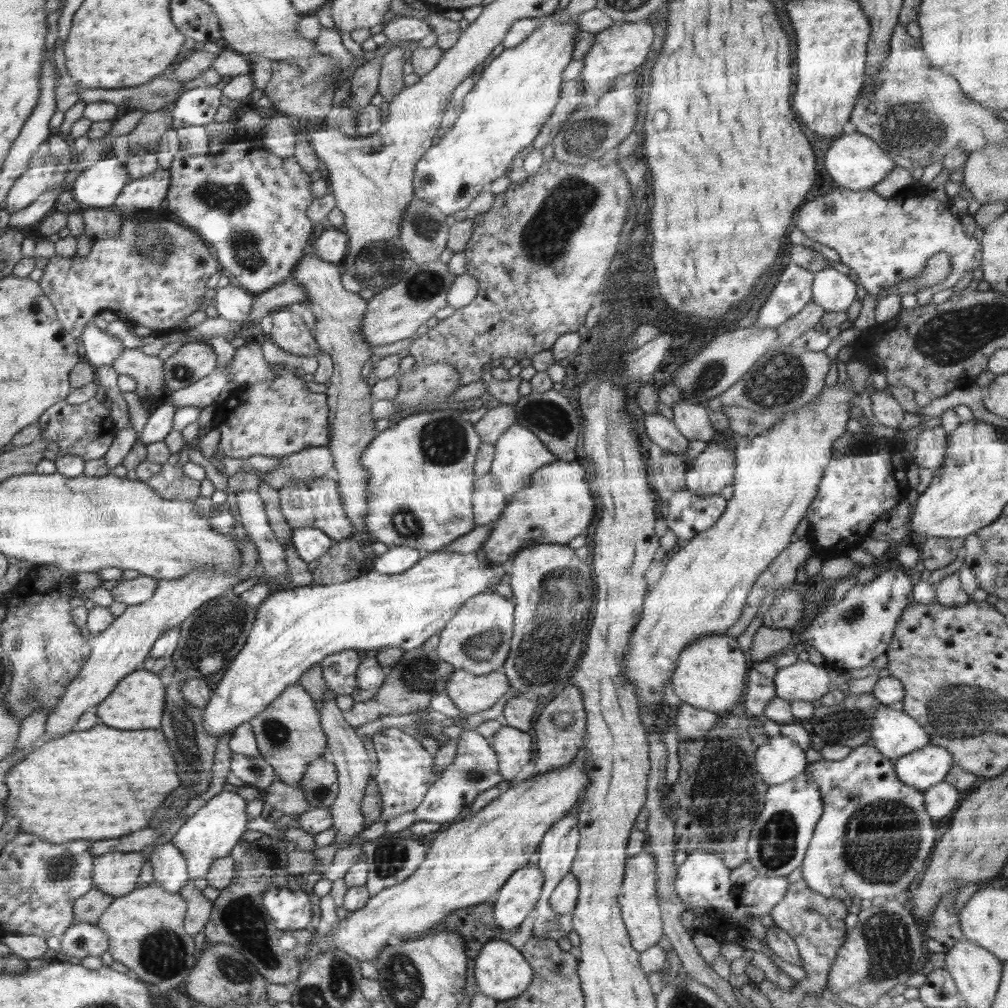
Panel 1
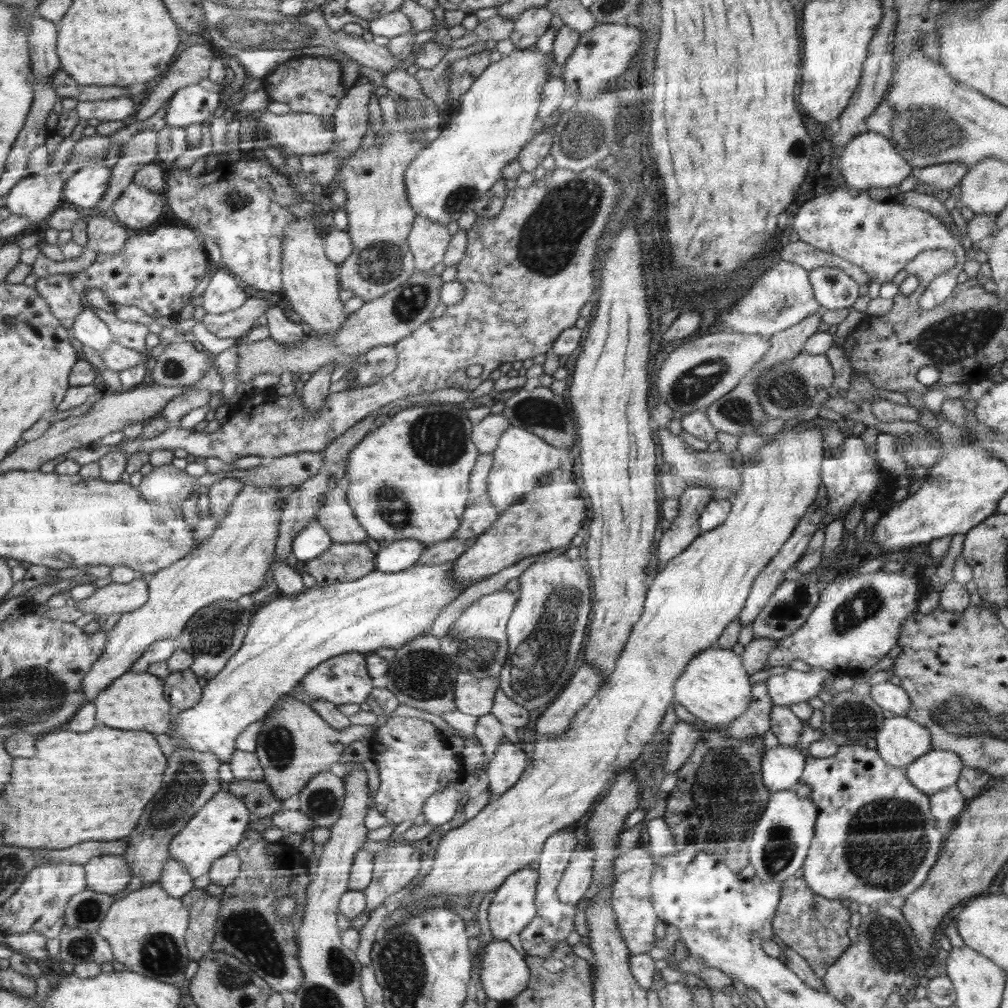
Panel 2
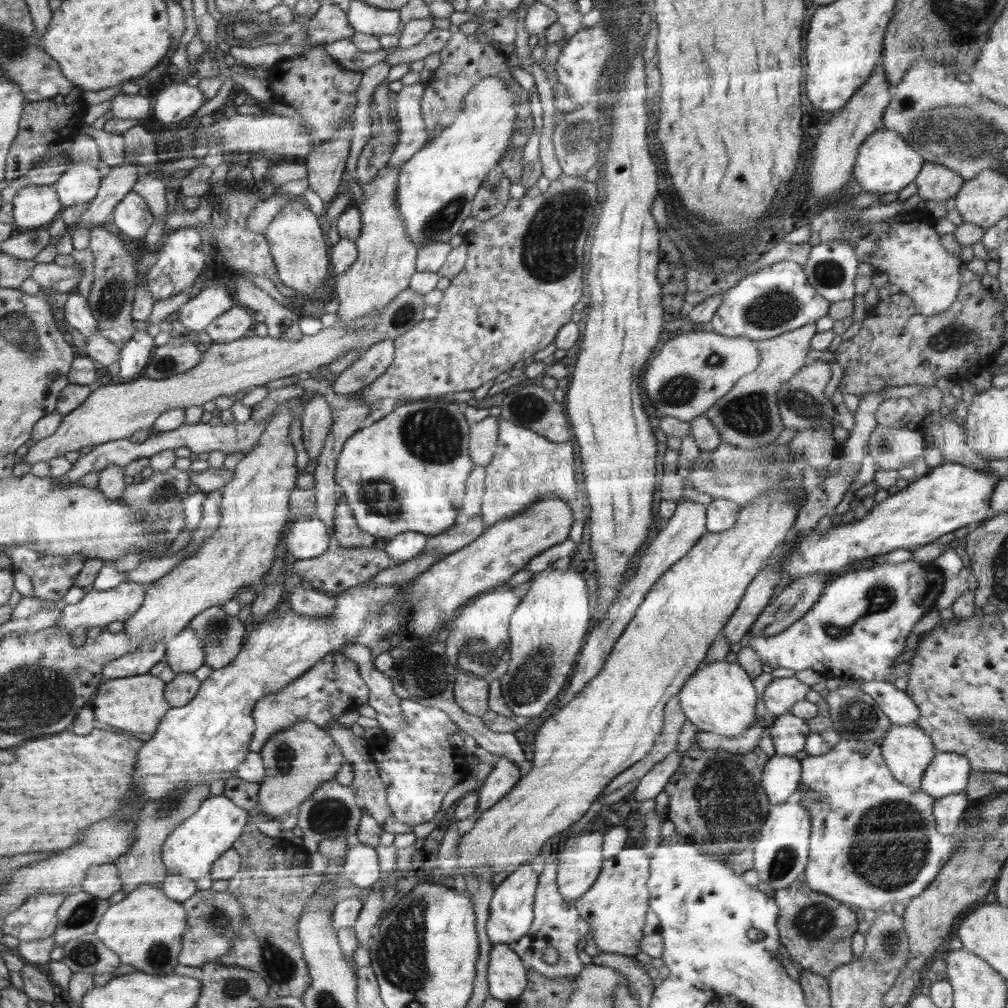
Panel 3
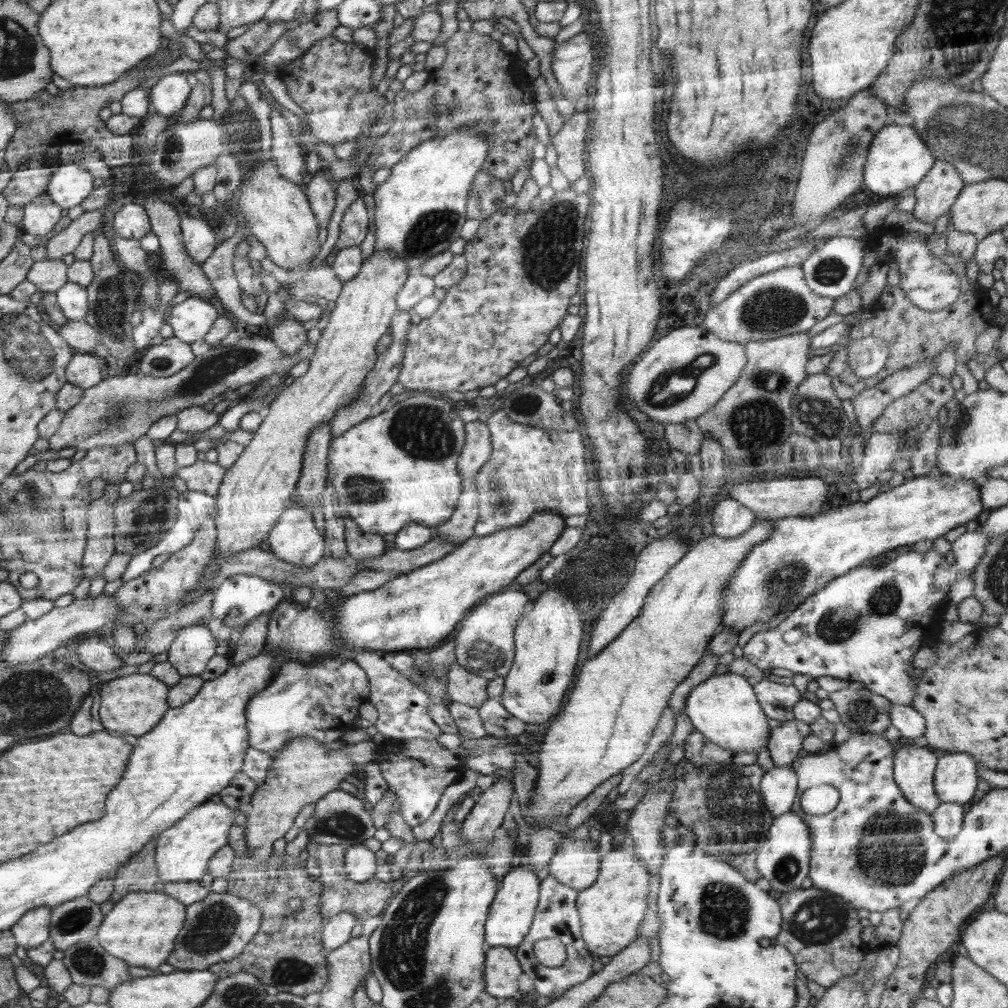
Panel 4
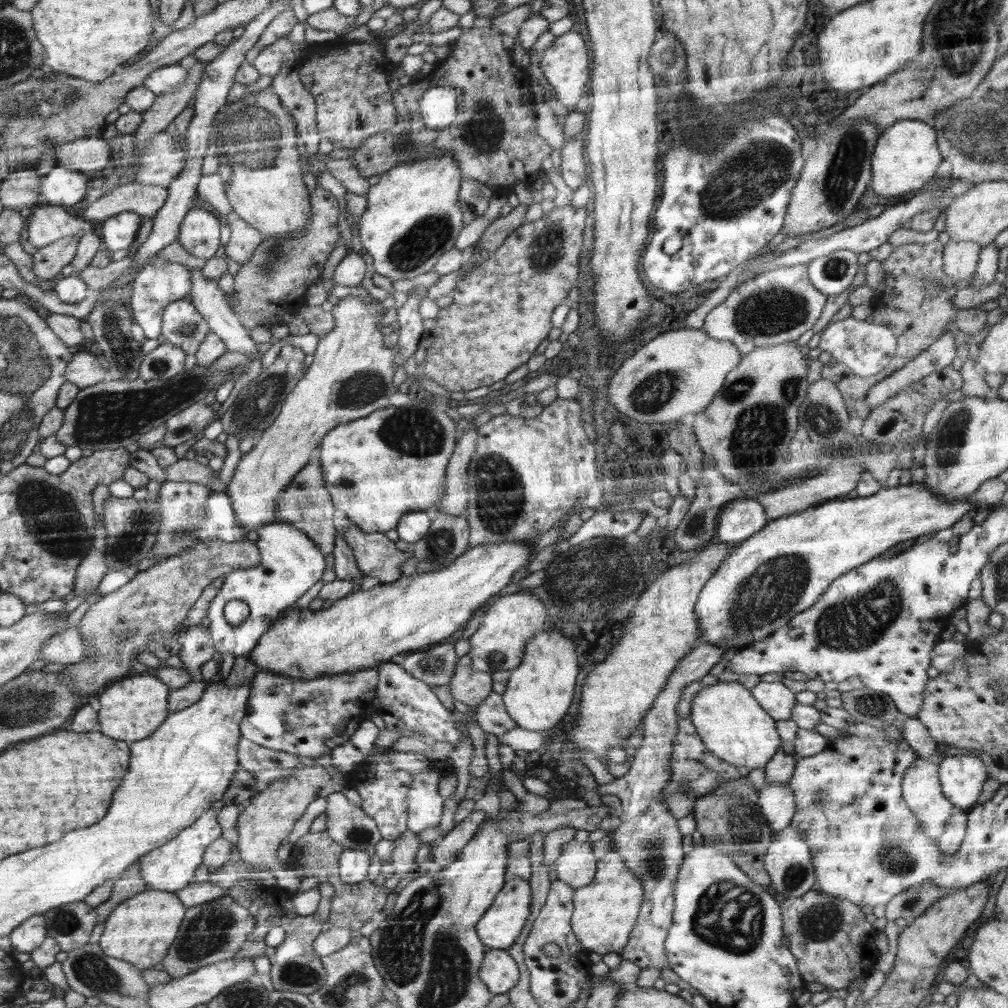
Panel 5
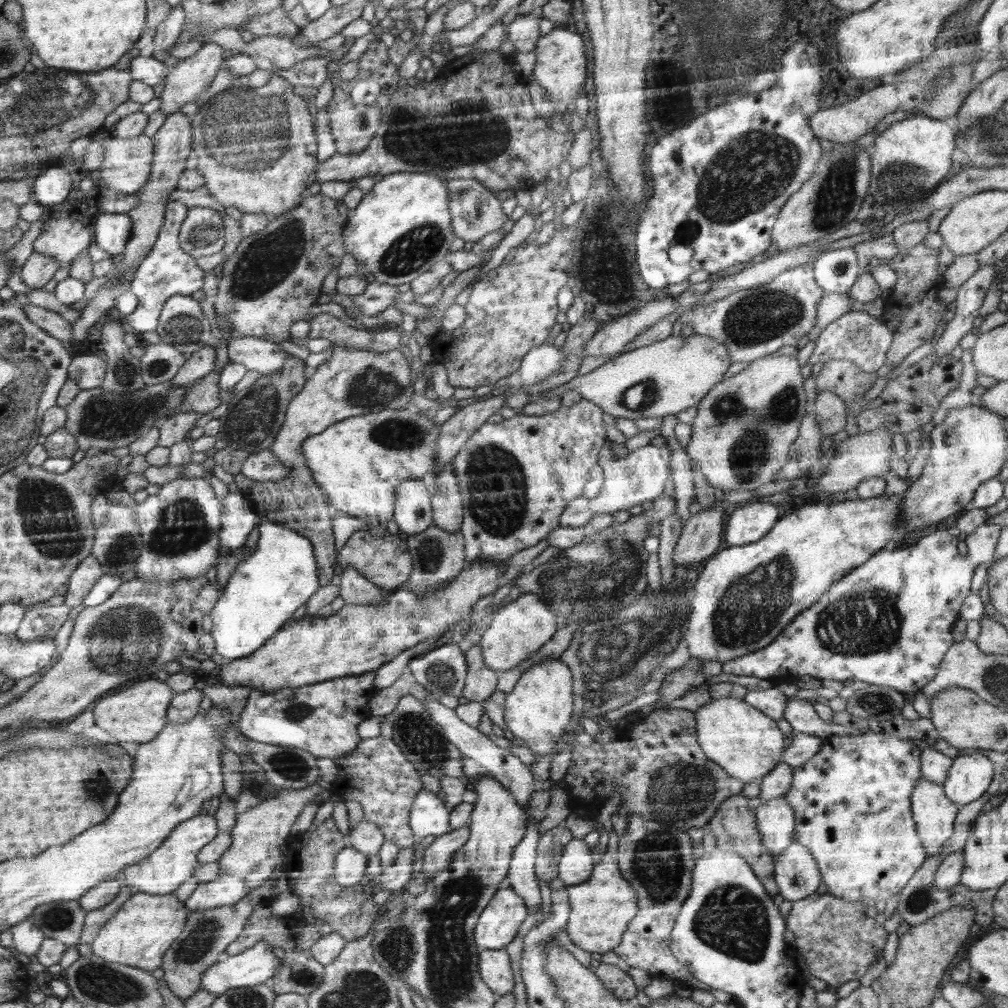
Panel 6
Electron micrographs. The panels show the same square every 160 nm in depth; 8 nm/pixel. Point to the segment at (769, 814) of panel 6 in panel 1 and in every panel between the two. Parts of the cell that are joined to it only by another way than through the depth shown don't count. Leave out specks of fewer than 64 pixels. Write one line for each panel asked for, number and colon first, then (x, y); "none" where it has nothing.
1: (779, 759)
2: (781, 767)
3: (780, 777)
4: (779, 785)
5: (777, 801)

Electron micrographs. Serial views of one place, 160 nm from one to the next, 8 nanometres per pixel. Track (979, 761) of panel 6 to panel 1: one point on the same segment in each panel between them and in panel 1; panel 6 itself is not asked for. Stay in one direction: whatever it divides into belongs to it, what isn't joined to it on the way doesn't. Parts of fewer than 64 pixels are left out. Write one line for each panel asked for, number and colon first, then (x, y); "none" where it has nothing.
1: (922, 769)
2: (939, 769)
3: (948, 773)
4: (955, 779)
5: (962, 778)

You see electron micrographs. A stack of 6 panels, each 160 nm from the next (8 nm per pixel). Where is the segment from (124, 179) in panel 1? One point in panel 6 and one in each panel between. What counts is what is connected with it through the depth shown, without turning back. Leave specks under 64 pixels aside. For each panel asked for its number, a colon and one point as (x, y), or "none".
2: (86, 189)
3: (78, 185)
4: (71, 184)
5: (62, 187)
6: (51, 187)

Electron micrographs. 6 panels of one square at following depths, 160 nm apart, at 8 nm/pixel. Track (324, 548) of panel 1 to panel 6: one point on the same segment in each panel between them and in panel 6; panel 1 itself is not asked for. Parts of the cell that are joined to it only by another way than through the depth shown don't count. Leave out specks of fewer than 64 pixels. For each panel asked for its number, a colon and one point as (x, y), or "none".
2: (313, 540)
3: (306, 537)
4: (294, 539)
5: (291, 563)
6: (281, 575)

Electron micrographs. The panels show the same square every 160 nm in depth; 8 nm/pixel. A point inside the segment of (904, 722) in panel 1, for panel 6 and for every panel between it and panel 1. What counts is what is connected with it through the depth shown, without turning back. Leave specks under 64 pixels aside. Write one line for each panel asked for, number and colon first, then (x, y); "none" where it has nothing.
2: (900, 742)
3: (907, 750)
4: (914, 766)
5: (921, 788)
6: (934, 814)

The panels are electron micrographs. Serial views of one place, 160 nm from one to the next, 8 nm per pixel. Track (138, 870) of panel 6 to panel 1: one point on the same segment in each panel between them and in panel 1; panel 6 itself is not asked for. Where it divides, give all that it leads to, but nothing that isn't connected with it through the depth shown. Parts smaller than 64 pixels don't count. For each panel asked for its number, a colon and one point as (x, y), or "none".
1: (215, 829)
2: (216, 830)
3: (193, 848)
4: (183, 852)
5: (170, 867)

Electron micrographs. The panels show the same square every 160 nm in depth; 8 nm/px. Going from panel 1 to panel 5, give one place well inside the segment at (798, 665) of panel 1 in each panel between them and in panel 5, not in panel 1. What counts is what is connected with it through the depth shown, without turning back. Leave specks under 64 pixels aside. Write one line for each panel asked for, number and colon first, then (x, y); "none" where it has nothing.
2: (793, 686)
3: (781, 694)
4: (777, 701)
5: (775, 699)

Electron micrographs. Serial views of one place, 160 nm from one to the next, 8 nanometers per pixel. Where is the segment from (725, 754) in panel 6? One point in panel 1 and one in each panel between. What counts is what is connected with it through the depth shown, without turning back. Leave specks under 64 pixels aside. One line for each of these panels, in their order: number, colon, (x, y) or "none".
1: (710, 675)
2: (714, 688)
3: (720, 697)
4: (724, 707)
5: (733, 726)

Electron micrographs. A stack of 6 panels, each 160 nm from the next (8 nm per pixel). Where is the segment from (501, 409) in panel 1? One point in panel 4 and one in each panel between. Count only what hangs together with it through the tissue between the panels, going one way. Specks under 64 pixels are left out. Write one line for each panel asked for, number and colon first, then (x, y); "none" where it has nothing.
2: (486, 435)
3: (483, 435)
4: (478, 447)

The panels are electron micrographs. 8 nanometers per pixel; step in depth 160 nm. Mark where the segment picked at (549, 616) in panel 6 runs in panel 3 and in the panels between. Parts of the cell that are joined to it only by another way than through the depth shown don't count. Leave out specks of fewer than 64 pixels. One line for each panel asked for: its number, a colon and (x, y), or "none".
3: (478, 643)
4: (485, 645)
5: (500, 641)

